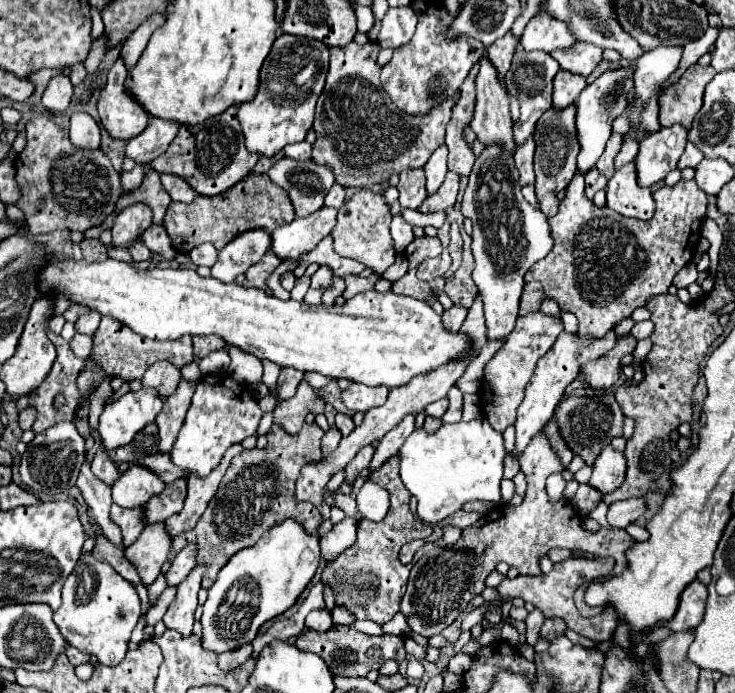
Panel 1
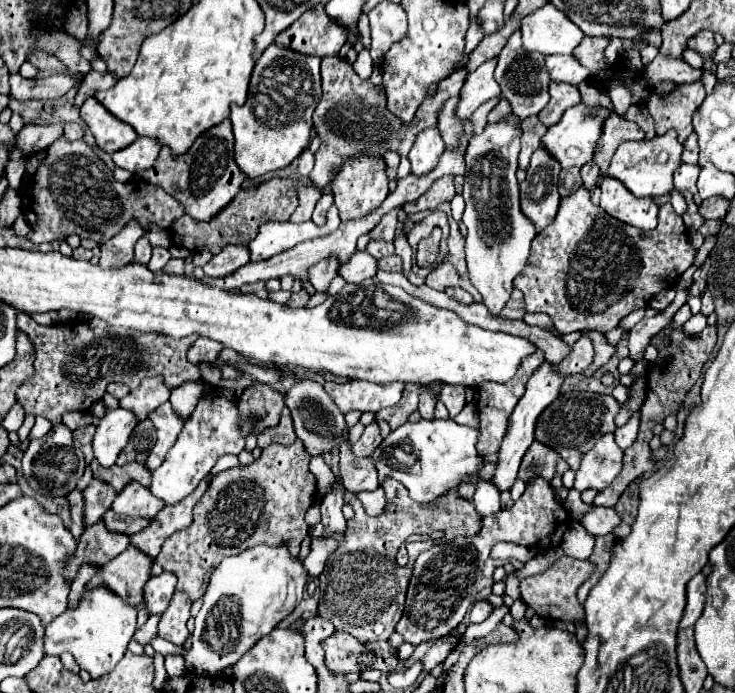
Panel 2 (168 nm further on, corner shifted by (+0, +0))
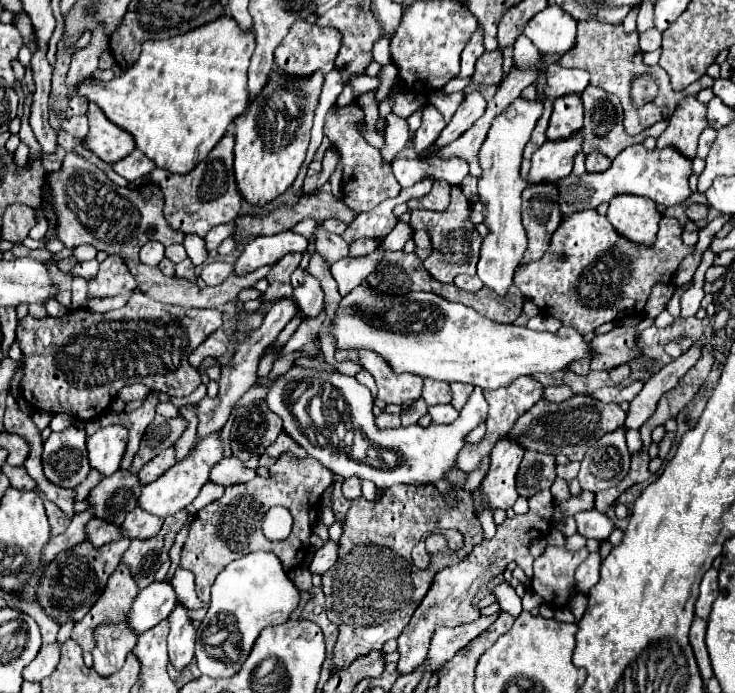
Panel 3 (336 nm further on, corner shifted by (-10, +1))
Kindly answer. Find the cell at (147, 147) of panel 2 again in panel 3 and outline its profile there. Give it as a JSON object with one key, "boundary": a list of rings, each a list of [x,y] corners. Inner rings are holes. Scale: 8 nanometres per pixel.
{"boundary":[[[134,149],[128,157],[116,161],[112,167],[114,167],[114,171],[116,171],[118,175],[122,175],[124,179],[136,181],[136,179],[148,175],[148,173],[156,167],[156,163],[154,163],[152,159],[148,159],[146,155],[142,155],[140,149]]]}

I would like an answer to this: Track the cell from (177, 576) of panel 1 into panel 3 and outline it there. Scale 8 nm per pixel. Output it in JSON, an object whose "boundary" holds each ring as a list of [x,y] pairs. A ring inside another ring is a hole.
{"boundary":[[[168,581],[150,583],[148,587],[144,587],[138,593],[138,597],[130,609],[130,617],[128,617],[130,627],[138,635],[144,633],[146,629],[164,621],[172,613],[176,603],[178,603],[178,597],[176,597],[172,583],[168,583]]]}

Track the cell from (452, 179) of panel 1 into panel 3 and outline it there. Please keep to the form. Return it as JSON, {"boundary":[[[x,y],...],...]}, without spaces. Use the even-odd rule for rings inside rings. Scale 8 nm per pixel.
{"boundary":[[[438,181],[438,185],[434,185],[434,189],[424,195],[422,199],[412,199],[408,201],[410,209],[432,209],[432,211],[442,211],[446,209],[446,205],[450,203],[450,183],[446,181]]]}

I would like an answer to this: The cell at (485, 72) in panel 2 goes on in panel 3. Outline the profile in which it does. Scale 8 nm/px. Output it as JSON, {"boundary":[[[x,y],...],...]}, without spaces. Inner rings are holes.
{"boundary":[[[472,91],[472,93],[464,95],[464,101],[460,103],[458,111],[454,113],[452,121],[446,125],[446,129],[442,131],[442,135],[438,137],[434,149],[442,147],[442,145],[448,145],[450,141],[458,139],[462,135],[462,131],[466,131],[466,129],[472,127],[472,123],[484,113],[484,109],[486,109],[486,101],[484,101],[484,97],[482,97],[480,91]]]}

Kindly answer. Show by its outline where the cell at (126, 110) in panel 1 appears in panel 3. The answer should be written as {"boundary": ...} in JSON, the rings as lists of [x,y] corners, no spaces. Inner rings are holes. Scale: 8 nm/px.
{"boundary":[[[96,103],[88,105],[88,123],[90,131],[86,135],[86,147],[92,149],[100,159],[108,163],[116,163],[118,159],[124,159],[130,155],[136,147],[134,137],[108,121],[108,117],[102,113],[102,109]]]}

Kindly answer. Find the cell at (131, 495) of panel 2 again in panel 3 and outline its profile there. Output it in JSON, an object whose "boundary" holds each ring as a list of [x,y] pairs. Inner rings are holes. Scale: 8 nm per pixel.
{"boundary":[[[136,507],[126,515],[122,529],[128,539],[134,539],[134,537],[148,539],[148,537],[154,537],[162,529],[162,523],[164,523],[162,517],[156,517],[148,511],[144,511],[142,507]]]}

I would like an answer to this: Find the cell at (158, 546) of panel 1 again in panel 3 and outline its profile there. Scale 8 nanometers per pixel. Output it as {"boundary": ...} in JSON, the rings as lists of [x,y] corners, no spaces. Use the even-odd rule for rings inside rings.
{"boundary":[[[120,563],[116,567],[116,571],[110,575],[100,599],[84,615],[84,619],[74,625],[72,639],[82,647],[84,653],[92,651],[92,647],[94,647],[92,633],[100,623],[124,621],[128,617],[138,591],[140,591],[140,587],[138,587],[134,575],[130,573],[130,569],[124,563]]]}

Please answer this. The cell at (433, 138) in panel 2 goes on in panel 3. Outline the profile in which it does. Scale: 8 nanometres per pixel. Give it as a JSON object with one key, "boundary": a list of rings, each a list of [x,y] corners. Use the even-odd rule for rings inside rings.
{"boundary":[[[428,105],[422,115],[422,125],[414,137],[414,149],[418,157],[422,157],[434,145],[434,141],[440,137],[444,127],[446,127],[446,121],[442,119],[440,111],[434,105]]]}

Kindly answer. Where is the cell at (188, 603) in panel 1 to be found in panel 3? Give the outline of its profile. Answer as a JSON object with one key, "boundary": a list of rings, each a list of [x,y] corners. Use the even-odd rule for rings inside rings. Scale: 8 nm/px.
{"boundary":[[[178,603],[168,617],[168,625],[168,655],[172,665],[180,671],[192,661],[196,647],[196,629],[192,625],[192,619],[188,617],[188,607]]]}

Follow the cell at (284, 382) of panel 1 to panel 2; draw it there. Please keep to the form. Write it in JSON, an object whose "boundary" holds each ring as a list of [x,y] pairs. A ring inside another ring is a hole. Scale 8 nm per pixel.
{"boundary":[[[258,382],[256,386],[244,390],[238,400],[240,406],[240,434],[264,432],[278,424],[280,412],[284,408],[284,394],[274,392],[270,386]]]}

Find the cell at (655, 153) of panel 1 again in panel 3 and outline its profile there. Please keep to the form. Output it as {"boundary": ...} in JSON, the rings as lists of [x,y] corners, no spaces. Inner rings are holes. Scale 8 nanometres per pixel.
{"boundary":[[[632,145],[630,149],[624,149],[604,173],[586,173],[582,177],[568,175],[560,185],[560,209],[564,217],[574,213],[574,209],[596,209],[600,203],[610,201],[614,195],[630,193],[630,195],[642,195],[648,199],[654,199],[656,203],[670,207],[682,203],[690,195],[688,177],[692,175],[692,161],[684,157],[678,149],[652,149],[648,151],[644,145]]]}

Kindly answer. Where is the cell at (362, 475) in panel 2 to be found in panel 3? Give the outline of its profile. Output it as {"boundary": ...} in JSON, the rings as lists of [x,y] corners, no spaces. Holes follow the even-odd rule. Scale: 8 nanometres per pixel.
{"boundary":[[[350,477],[342,485],[342,493],[346,499],[356,499],[362,495],[362,479],[360,477]]]}

